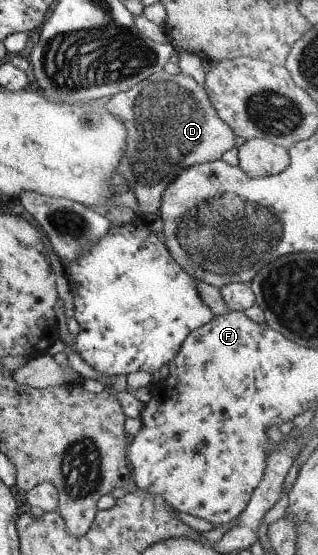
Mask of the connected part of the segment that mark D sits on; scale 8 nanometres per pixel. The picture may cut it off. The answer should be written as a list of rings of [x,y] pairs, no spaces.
[[[161,70],[158,74],[151,74],[128,90],[113,94],[105,100],[104,106],[107,113],[115,116],[126,131],[124,150],[116,171],[123,175],[127,187],[133,192],[138,209],[143,213],[157,213],[166,184],[176,178],[182,169],[219,159],[227,149],[234,146],[234,133],[217,117],[204,89],[191,76],[183,73],[166,74]]]

